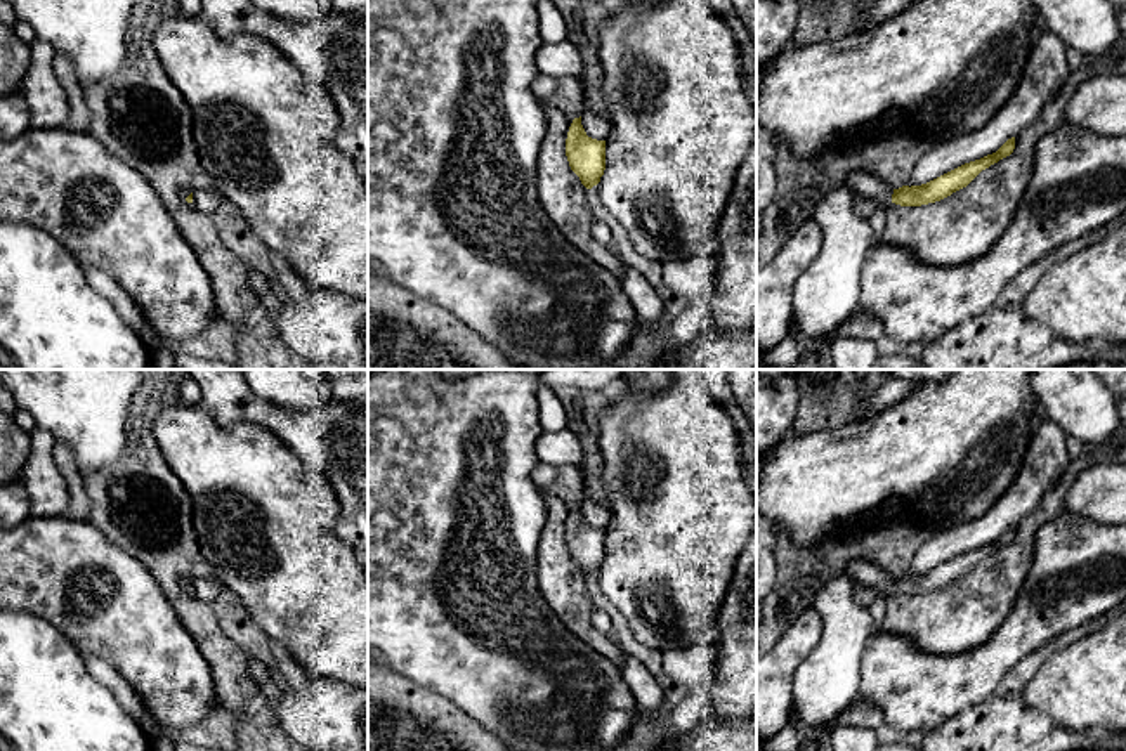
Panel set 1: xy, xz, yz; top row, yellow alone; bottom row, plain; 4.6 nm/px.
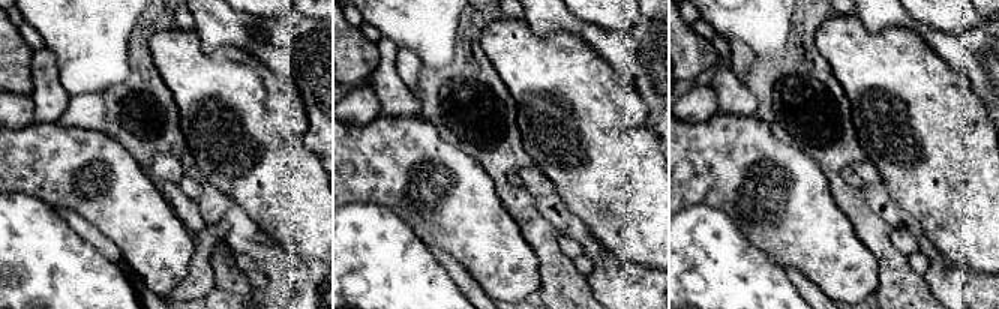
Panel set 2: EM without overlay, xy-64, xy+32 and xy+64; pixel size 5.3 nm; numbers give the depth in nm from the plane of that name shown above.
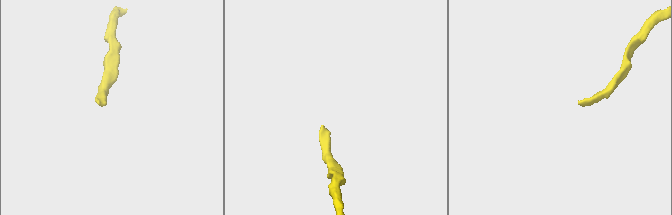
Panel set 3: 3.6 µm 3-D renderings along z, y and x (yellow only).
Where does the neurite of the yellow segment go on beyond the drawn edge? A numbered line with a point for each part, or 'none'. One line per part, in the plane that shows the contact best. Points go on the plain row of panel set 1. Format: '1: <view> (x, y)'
1: yz (863, 573)

